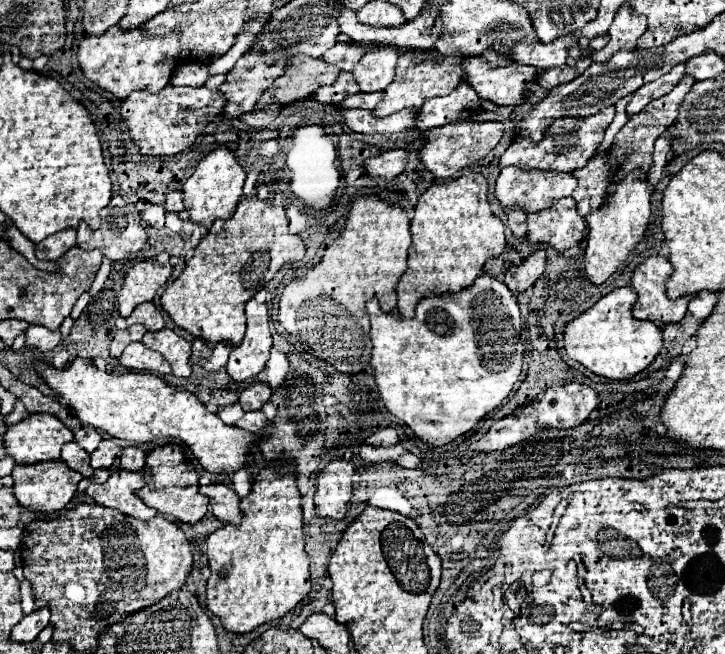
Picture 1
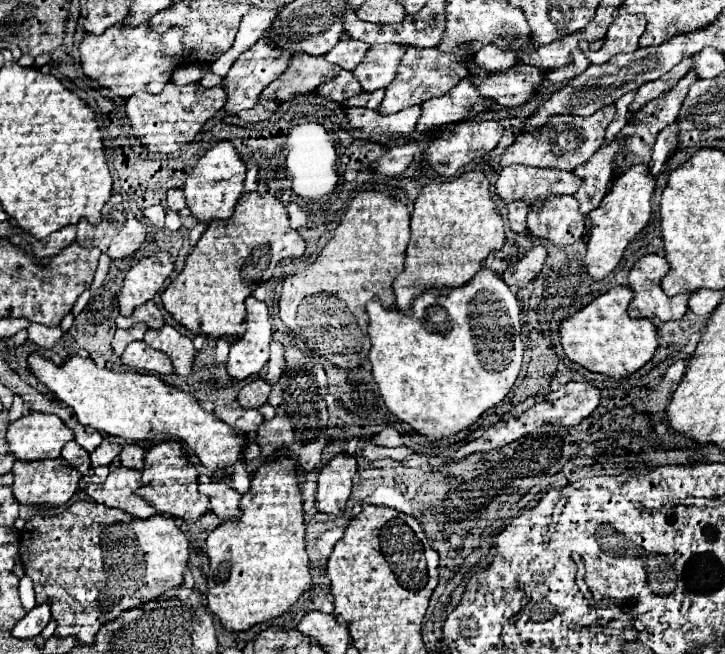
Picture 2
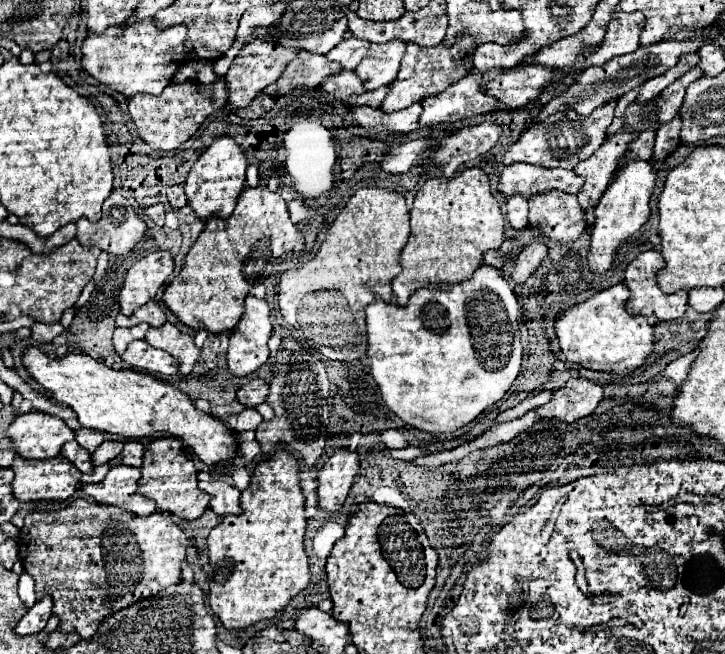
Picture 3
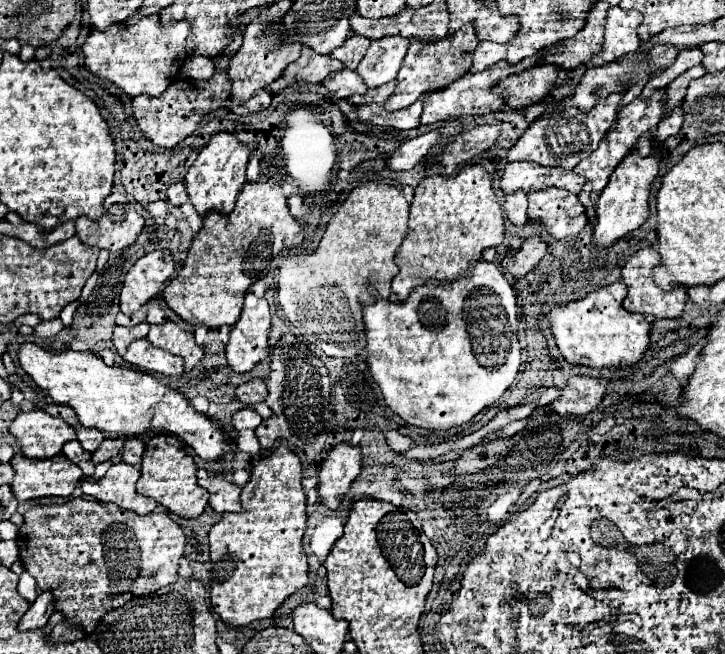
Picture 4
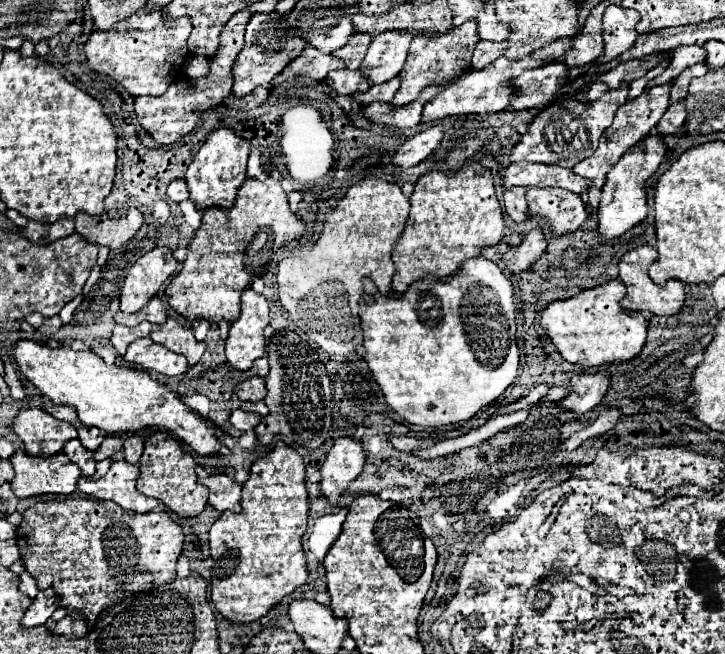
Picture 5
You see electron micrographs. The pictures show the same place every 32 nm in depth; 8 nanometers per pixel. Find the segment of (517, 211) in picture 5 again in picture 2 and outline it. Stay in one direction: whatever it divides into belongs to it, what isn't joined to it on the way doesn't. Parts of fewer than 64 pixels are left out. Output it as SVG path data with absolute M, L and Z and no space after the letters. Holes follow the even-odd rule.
M508 204L508 224L510 224L510 230L516 232L516 234L524 234L526 232L526 208L524 204Z

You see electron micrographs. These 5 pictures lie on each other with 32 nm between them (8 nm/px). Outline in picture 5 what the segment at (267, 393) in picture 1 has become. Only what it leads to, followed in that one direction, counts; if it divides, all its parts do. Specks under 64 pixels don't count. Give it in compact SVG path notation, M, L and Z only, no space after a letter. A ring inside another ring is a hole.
M250 378L246 382L240 382L236 386L236 396L244 402L258 402L258 400L264 400L266 396L266 384L264 384L264 378Z

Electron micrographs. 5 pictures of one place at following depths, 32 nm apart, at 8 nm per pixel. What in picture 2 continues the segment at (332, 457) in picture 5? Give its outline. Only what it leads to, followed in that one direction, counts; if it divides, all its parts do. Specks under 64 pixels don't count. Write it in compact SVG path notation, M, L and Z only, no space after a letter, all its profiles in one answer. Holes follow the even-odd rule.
M338 454L334 456L320 472L318 472L318 488L316 488L316 510L322 514L332 514L332 516L342 516L346 502L350 498L352 490L352 476L356 474L356 458Z

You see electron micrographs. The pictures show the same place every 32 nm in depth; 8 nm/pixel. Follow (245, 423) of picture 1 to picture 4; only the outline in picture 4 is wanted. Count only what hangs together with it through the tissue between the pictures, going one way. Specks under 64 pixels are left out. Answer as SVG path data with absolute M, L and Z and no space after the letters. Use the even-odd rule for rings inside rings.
M244 408L244 410L236 412L232 416L232 420L234 420L234 428L236 430L244 430L244 428L252 428L254 430L256 426L260 426L262 416L258 412L254 412L252 408Z

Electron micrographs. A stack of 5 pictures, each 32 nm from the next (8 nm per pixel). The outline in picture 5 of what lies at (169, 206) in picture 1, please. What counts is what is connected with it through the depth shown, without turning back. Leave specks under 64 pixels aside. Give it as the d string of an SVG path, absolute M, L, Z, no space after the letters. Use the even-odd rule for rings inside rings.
M174 180L170 186L168 186L168 198L170 198L170 202L184 202L184 200L188 200L188 188L186 188L186 184L184 184L184 180Z

